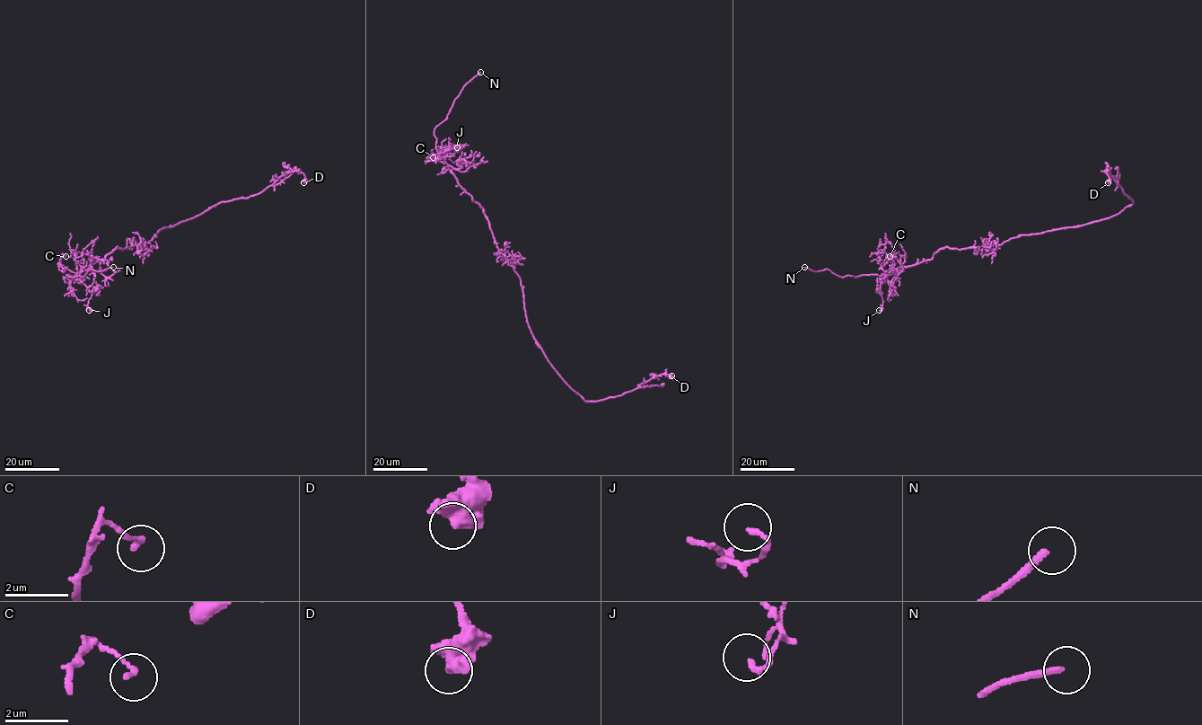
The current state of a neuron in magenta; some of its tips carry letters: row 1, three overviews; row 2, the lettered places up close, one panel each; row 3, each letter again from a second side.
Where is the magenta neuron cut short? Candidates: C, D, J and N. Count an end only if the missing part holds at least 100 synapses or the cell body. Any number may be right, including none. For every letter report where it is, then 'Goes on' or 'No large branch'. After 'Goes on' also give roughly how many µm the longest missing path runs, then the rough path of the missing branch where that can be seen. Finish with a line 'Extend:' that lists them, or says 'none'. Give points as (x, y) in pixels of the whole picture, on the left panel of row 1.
C: Place: (65, 256). No large branch
D: Place: (303, 182). No large branch
J: Place: (89, 310). No large branch
N: Place: (113, 267). Goes on. Missing length about 20 µm. Course of what is missing: (113, 267), (149, 262)
Extend: N

